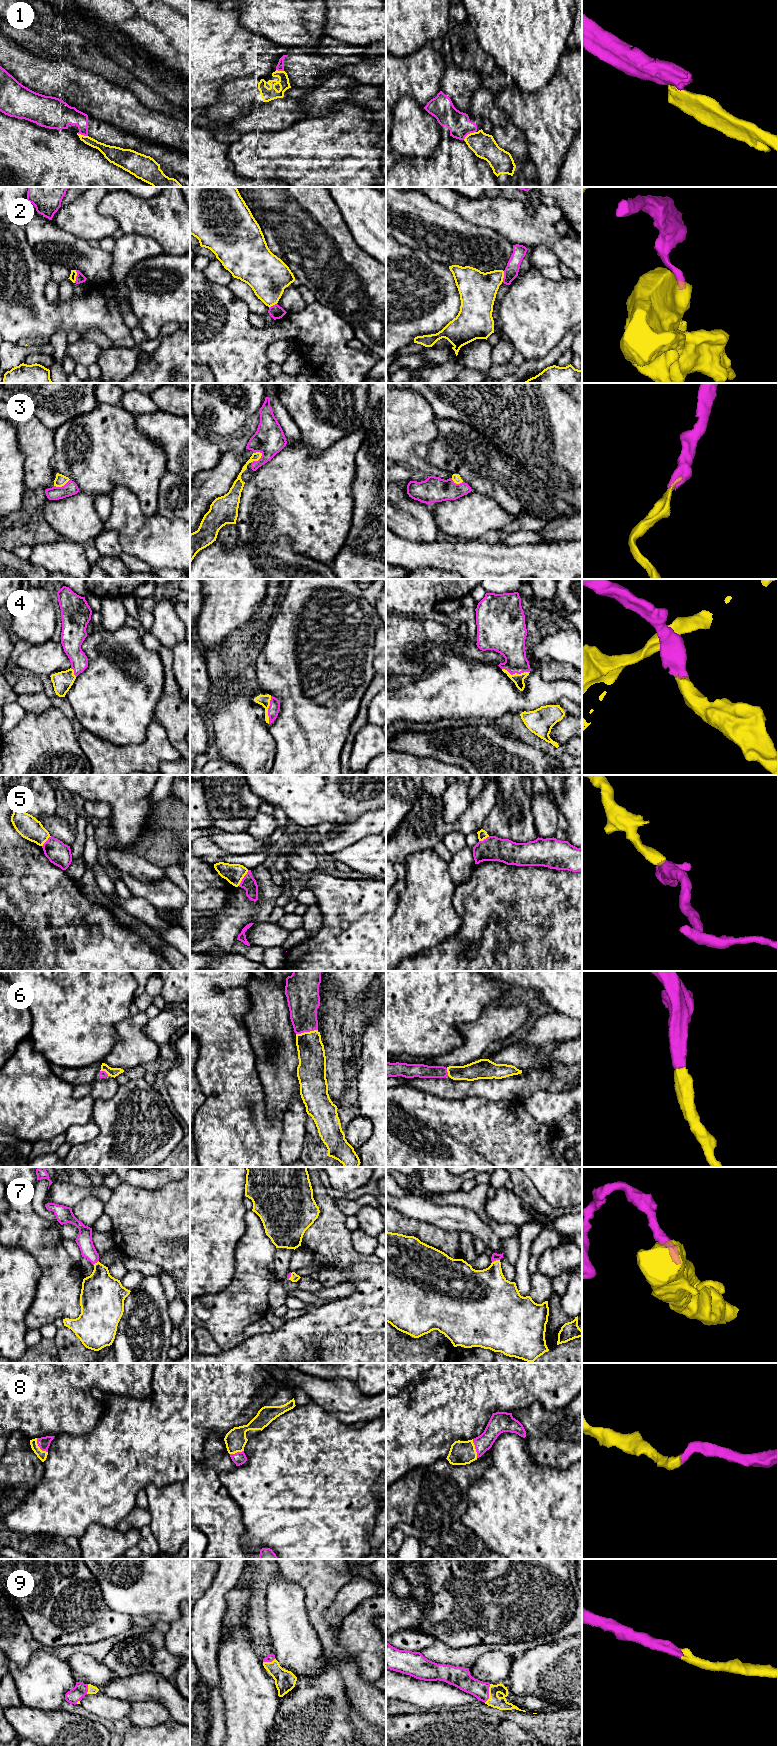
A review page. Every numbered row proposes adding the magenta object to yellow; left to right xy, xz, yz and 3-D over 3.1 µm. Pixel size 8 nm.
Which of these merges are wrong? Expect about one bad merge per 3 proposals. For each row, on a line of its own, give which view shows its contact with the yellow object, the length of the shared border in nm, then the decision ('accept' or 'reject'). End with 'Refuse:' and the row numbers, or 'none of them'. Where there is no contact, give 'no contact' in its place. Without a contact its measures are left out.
1: contact in yz; length 120 nm; reject
2: contact in xy; length 110 nm; reject
3: contact in xz; length 100 nm; accept
4: contact in xz; length 220 nm; accept
5: contact in xz; length 150 nm; reject
6: contact in xz; length 180 nm; accept
7: contact in yz; length 70 nm; accept
8: contact in yz; length 160 nm; accept
9: contact in yz; length 160 nm; accept
Refuse: 1, 2, 5

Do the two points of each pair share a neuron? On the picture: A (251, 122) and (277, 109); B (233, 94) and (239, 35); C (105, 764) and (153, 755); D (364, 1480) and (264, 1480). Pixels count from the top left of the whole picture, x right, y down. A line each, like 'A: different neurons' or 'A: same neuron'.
A: same neuron
B: different neurons
C: same neuron
D: same neuron

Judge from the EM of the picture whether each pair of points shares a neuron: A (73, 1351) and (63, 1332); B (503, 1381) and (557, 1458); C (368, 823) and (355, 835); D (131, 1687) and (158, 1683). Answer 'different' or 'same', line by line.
A: same
B: different
C: same
D: same

